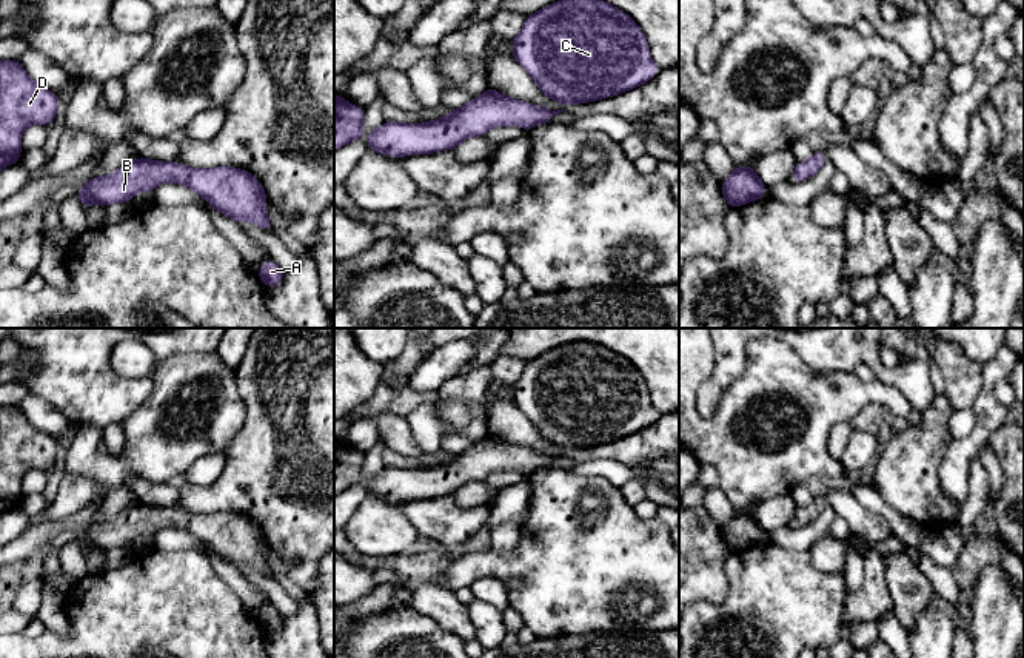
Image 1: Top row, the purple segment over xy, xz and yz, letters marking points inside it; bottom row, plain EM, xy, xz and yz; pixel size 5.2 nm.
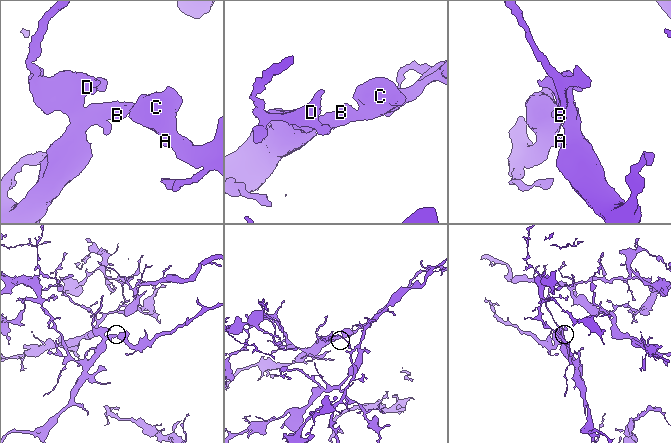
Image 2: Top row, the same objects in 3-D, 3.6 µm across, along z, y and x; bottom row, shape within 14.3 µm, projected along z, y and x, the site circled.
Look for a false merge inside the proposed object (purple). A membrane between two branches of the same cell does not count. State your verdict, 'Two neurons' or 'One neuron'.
One neuron

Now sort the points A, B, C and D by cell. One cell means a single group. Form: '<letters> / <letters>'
A B C D

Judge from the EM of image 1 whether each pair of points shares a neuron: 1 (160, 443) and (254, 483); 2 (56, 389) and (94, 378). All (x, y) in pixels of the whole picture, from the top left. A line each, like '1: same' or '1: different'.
1: different
2: same

